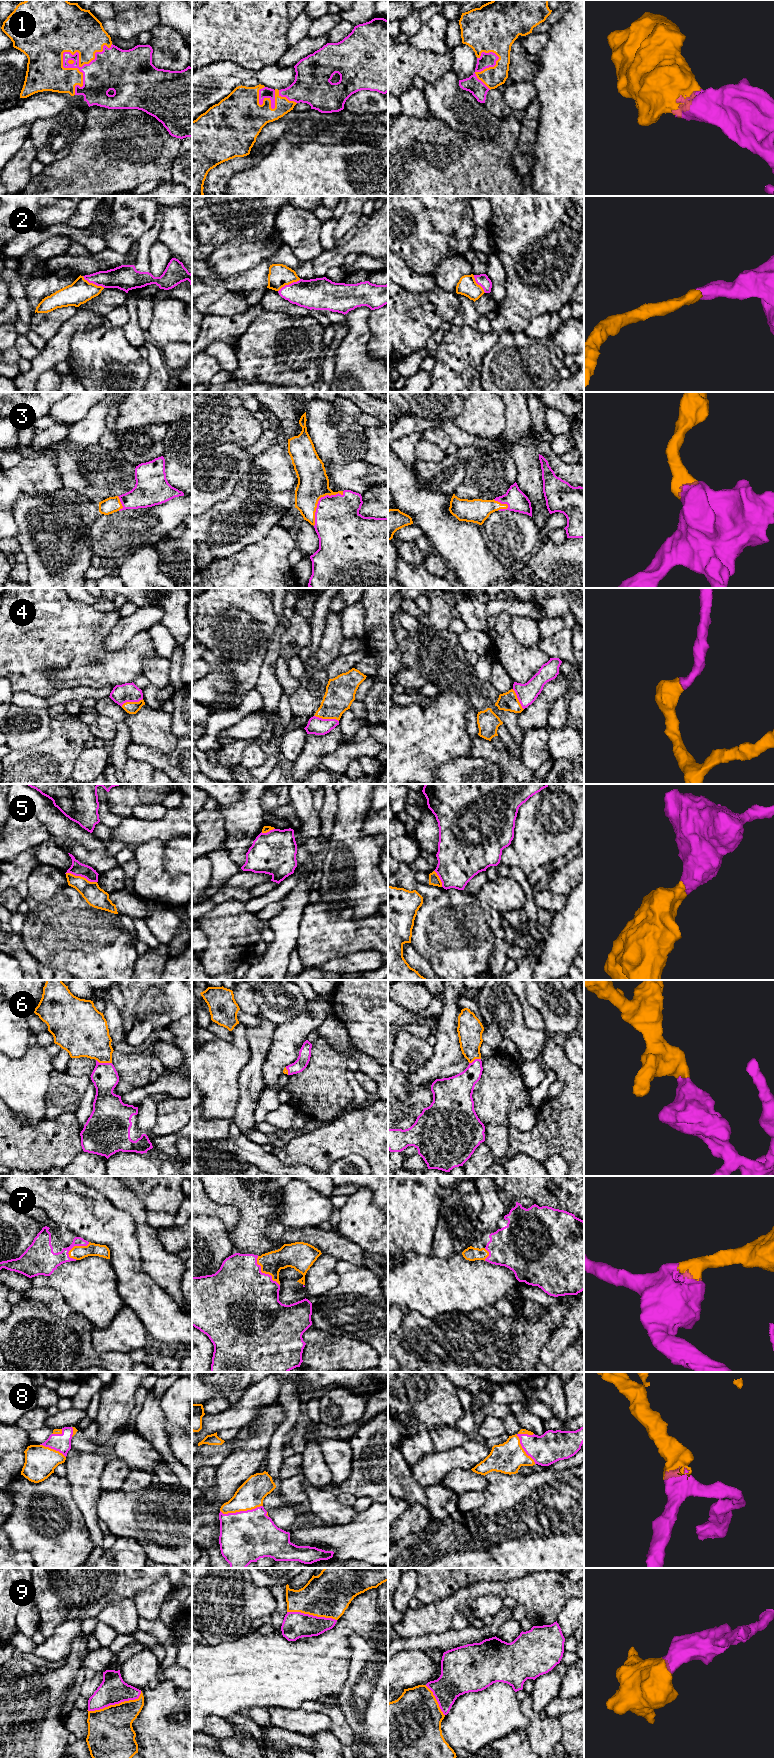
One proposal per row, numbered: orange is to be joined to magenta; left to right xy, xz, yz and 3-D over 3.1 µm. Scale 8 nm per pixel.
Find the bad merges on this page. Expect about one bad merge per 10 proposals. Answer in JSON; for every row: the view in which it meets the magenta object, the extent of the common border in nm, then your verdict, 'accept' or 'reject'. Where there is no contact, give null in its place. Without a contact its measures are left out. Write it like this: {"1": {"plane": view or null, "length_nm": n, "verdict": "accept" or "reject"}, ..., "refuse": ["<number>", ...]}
{"1": {"plane": "xy", "length_nm": 500, "verdict": "accept"}, "2": {"plane": "xy", "length_nm": 200, "verdict": "accept"}, "3": {"plane": "xz", "length_nm": 380, "verdict": "accept"}, "4": {"plane": "xz", "length_nm": 200, "verdict": "accept"}, "5": {"plane": "xy", "length_nm": 260, "verdict": "accept"}, "6": {"plane": "xy", "length_nm": 130, "verdict": "accept"}, "7": {"plane": "xz", "length_nm": 300, "verdict": "accept"}, "8": {"plane": "yz", "length_nm": 280, "verdict": "accept"}, "9": {"plane": "xy", "length_nm": 460, "verdict": "accept"}, "refuse": []}

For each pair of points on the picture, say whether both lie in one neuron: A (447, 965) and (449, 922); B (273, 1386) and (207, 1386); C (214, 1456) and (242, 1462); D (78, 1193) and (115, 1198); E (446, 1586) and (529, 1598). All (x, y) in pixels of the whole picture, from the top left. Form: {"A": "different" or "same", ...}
{"A": "same", "B": "different", "C": "different", "D": "different", "E": "different"}

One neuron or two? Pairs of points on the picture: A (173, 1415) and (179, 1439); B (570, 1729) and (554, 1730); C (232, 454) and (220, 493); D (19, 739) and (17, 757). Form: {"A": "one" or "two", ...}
{"A": "two", "B": "two", "C": "one", "D": "two"}

